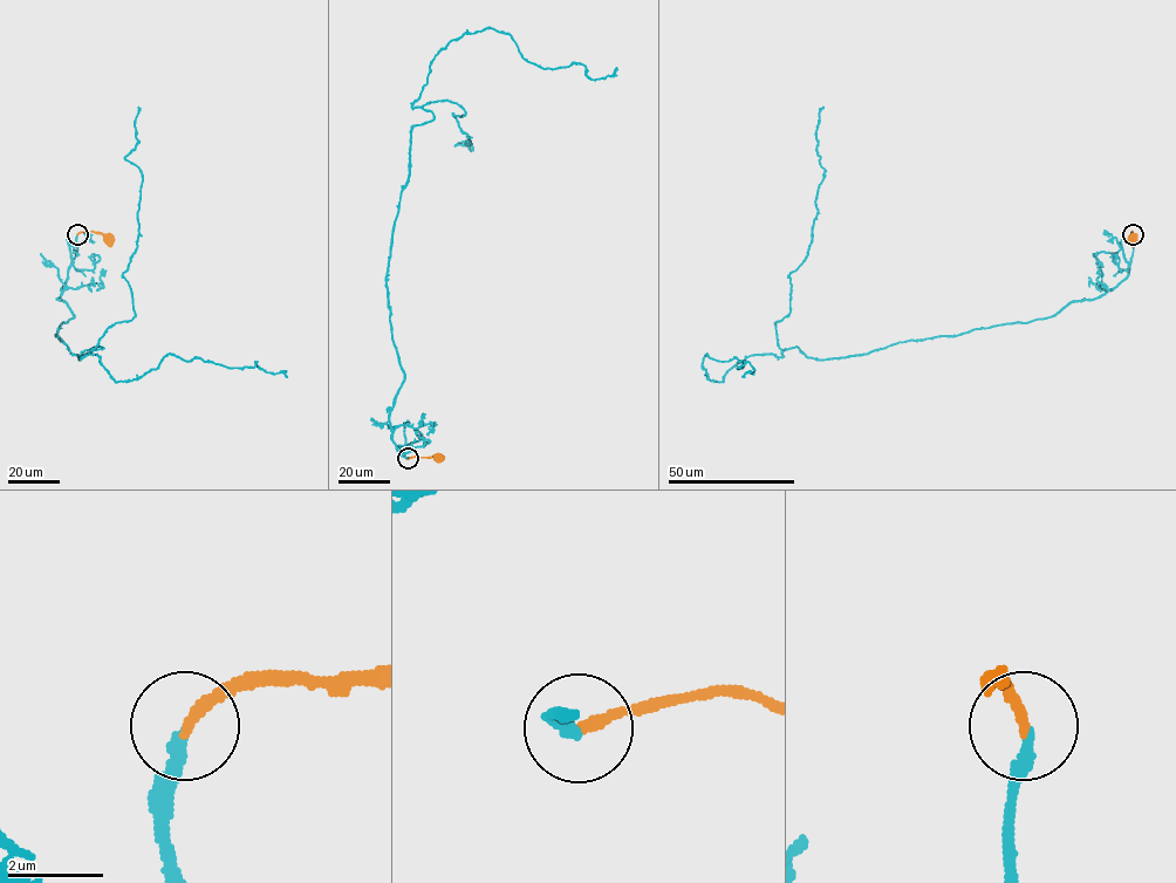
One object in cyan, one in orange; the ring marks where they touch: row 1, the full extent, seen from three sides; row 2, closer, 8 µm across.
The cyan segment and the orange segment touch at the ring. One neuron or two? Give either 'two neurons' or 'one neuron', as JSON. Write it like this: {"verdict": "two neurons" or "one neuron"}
{"verdict": "two neurons"}

